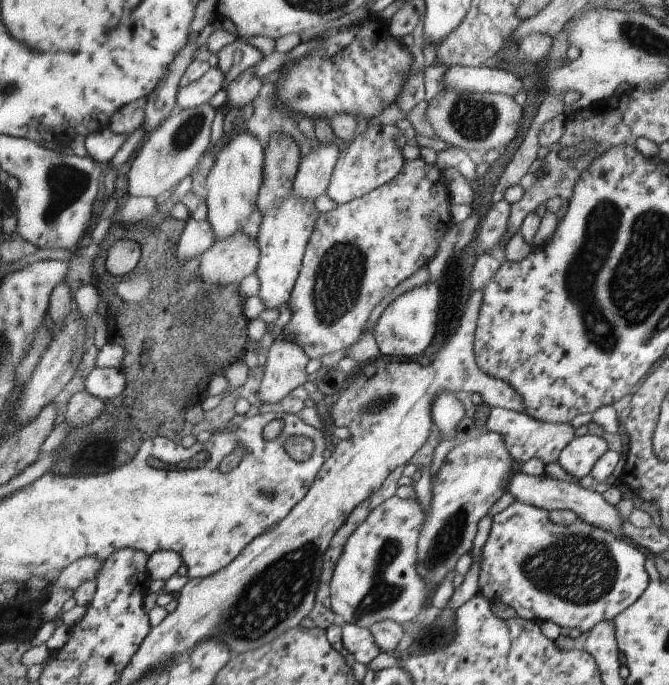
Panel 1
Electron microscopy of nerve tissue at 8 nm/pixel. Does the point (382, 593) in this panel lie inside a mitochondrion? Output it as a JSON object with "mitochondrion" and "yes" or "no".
{"mitochondrion":"yes"}

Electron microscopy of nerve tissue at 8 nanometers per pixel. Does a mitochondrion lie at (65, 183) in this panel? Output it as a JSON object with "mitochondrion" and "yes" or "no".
{"mitochondrion":"yes"}

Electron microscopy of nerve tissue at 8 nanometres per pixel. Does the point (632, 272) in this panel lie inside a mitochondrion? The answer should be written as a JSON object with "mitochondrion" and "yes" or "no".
{"mitochondrion":"yes"}

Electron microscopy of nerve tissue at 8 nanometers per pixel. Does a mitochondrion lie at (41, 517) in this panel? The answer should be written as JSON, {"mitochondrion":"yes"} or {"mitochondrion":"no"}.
{"mitochondrion":"yes"}

